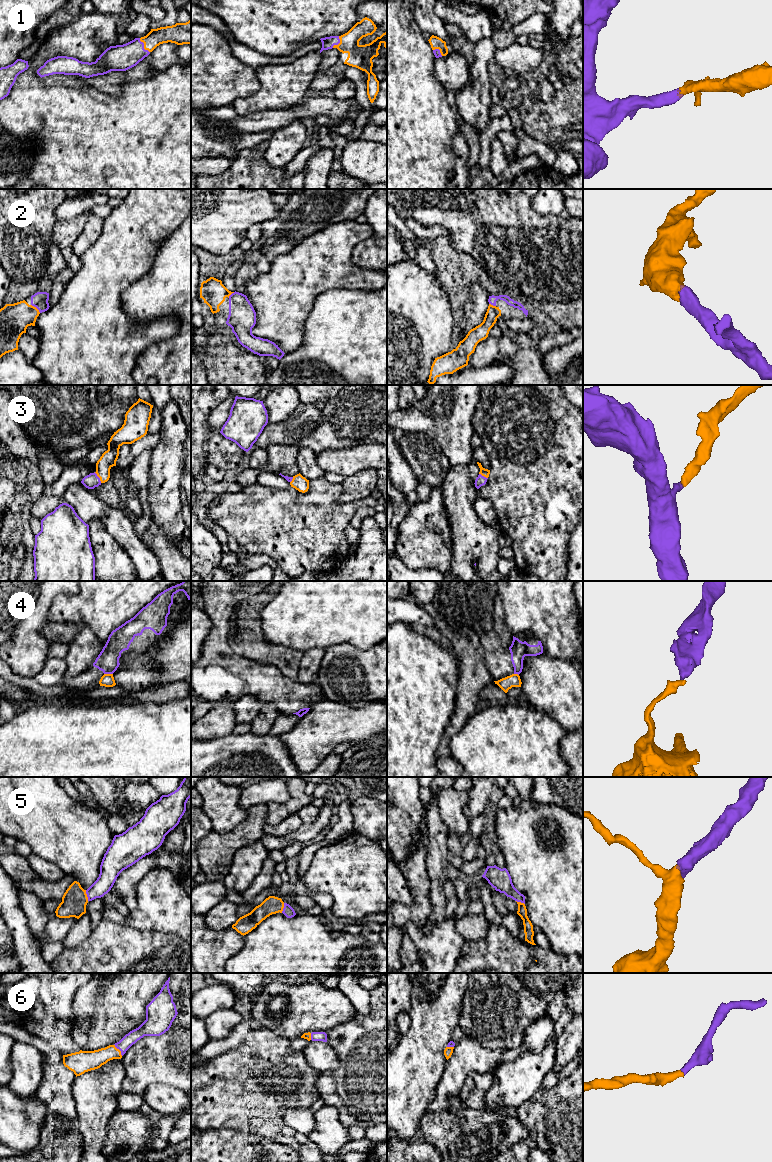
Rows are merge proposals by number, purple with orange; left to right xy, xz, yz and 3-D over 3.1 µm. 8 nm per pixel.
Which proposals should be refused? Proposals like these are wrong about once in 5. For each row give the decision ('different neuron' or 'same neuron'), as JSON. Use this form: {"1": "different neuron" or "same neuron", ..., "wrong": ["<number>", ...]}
{"1": "same neuron", "2": "same neuron", "3": "same neuron", "4": "different neuron", "5": "same neuron", "6": "same neuron", "wrong": ["4"]}

